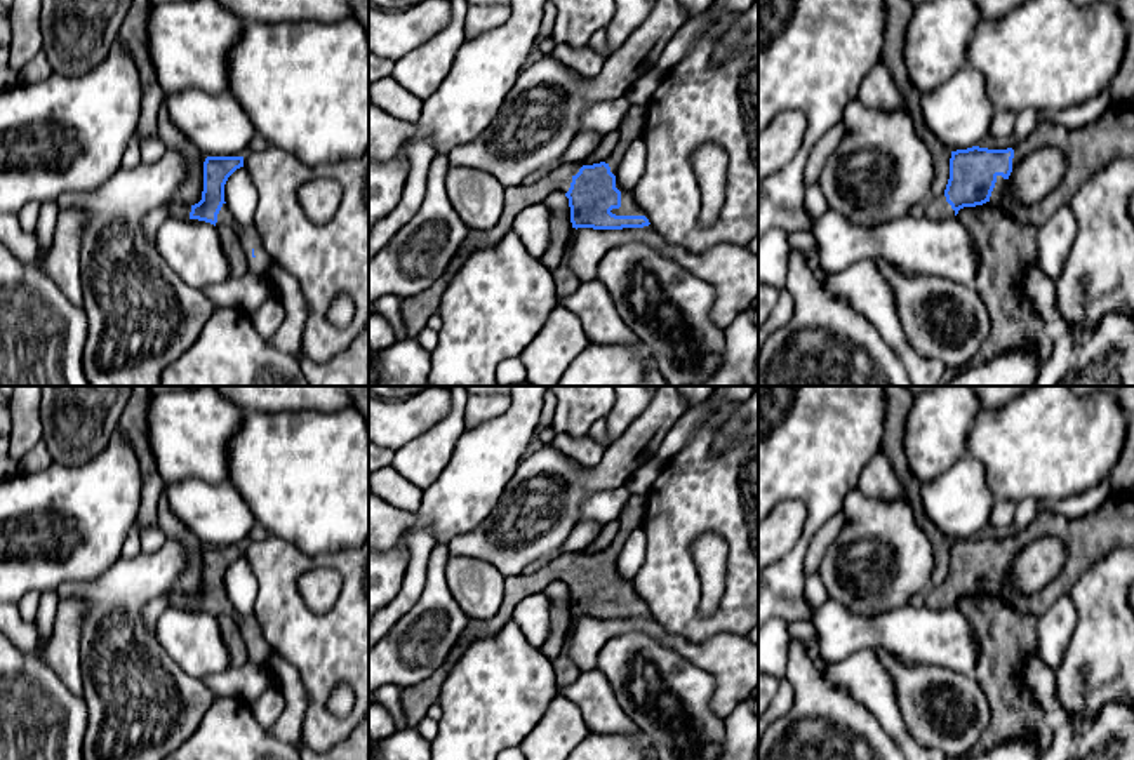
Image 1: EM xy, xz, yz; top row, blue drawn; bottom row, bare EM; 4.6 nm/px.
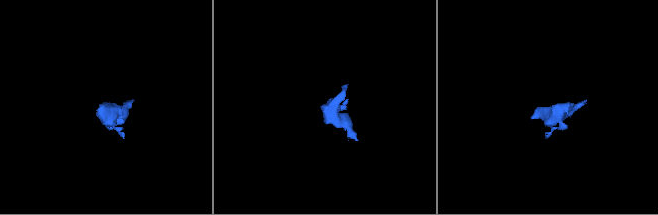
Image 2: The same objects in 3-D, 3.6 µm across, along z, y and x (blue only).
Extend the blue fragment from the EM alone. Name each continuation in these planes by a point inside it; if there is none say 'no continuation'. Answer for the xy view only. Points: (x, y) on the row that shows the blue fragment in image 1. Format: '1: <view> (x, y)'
1: xy (176, 207)
2: xy (225, 216)
3: xy (249, 239)

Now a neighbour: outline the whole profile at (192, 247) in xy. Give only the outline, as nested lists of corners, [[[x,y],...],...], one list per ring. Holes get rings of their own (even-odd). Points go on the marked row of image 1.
[[[169,217],[157,231],[157,250],[190,287],[203,289],[231,278],[214,224]]]

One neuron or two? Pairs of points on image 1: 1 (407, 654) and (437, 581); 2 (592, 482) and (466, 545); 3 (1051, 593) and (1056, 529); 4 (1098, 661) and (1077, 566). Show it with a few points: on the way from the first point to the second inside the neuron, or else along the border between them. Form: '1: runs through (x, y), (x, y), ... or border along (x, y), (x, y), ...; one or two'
1: runs through (423, 637), (435, 623), (437, 599); one
2: runs through (560, 494), (552, 498), (522, 527), (498, 540); one
3: runs through (1068, 576), (1073, 567), (1073, 543); one
4: border along (1112, 552), (1093, 562), (1067, 593); two

